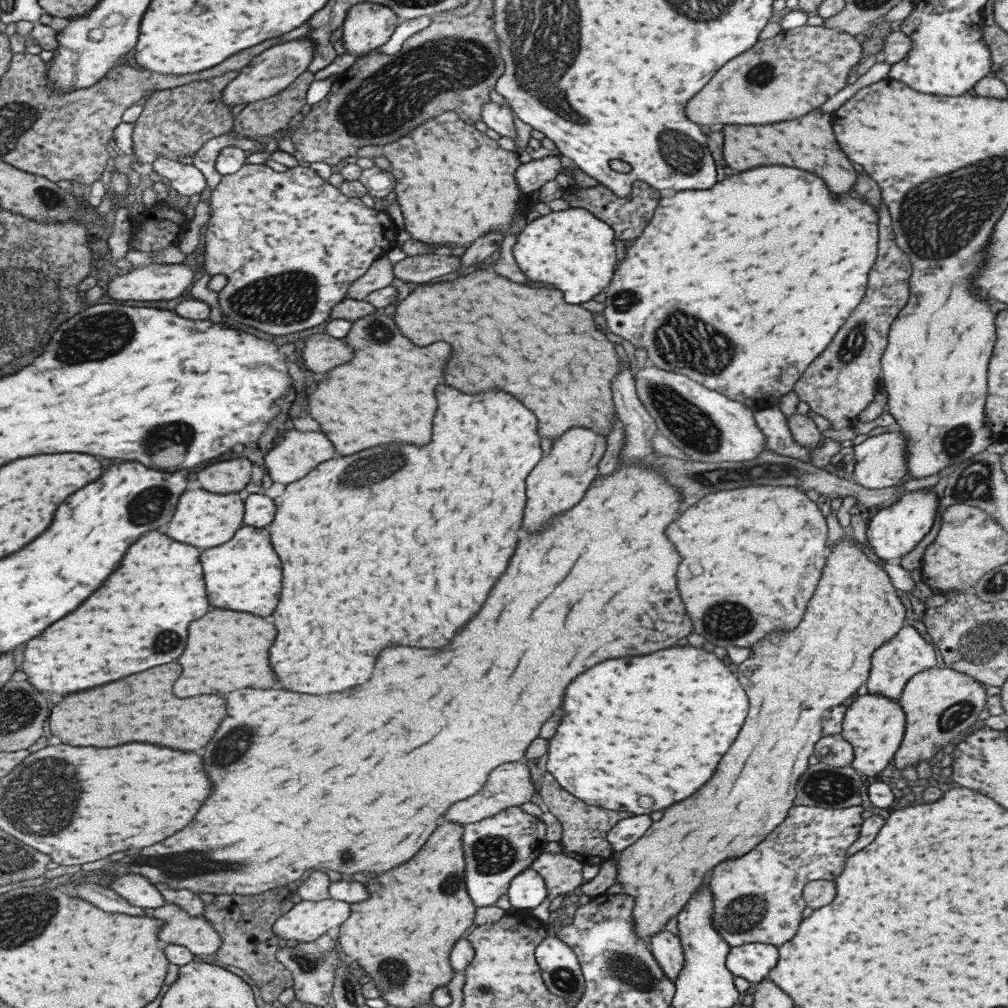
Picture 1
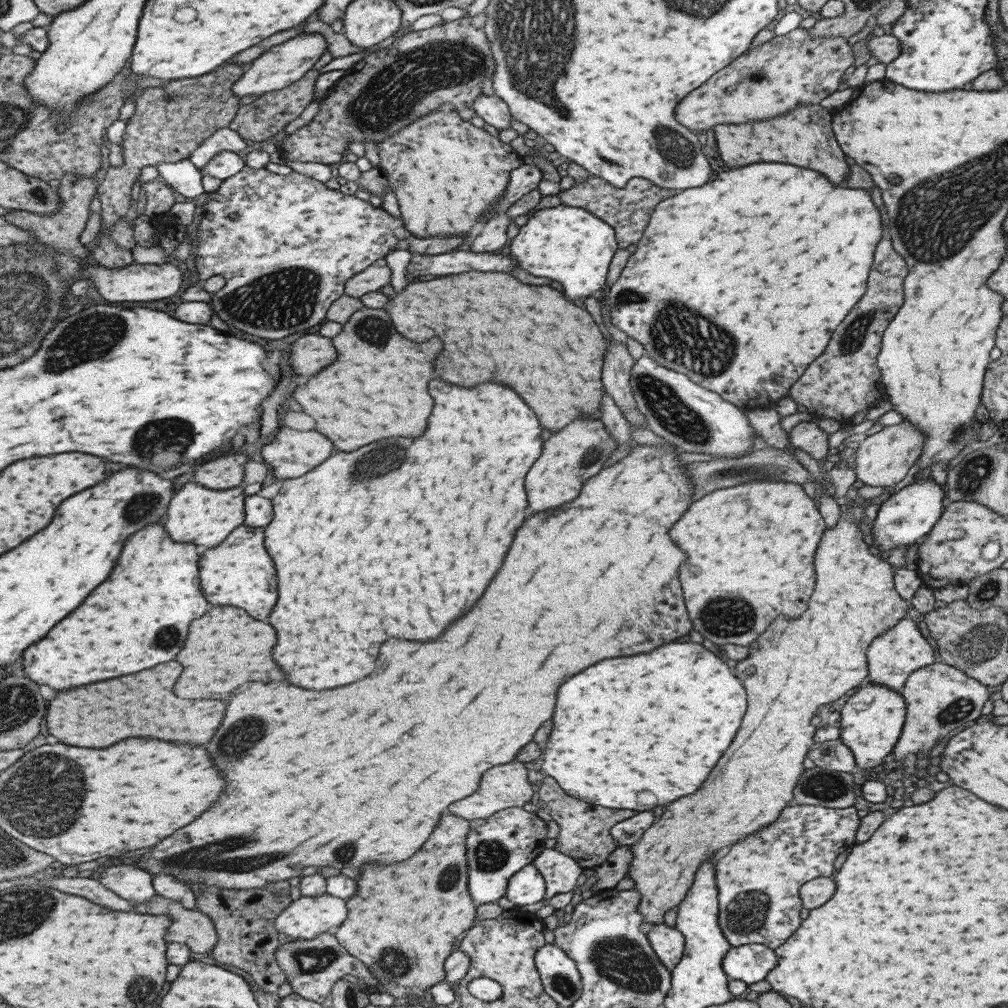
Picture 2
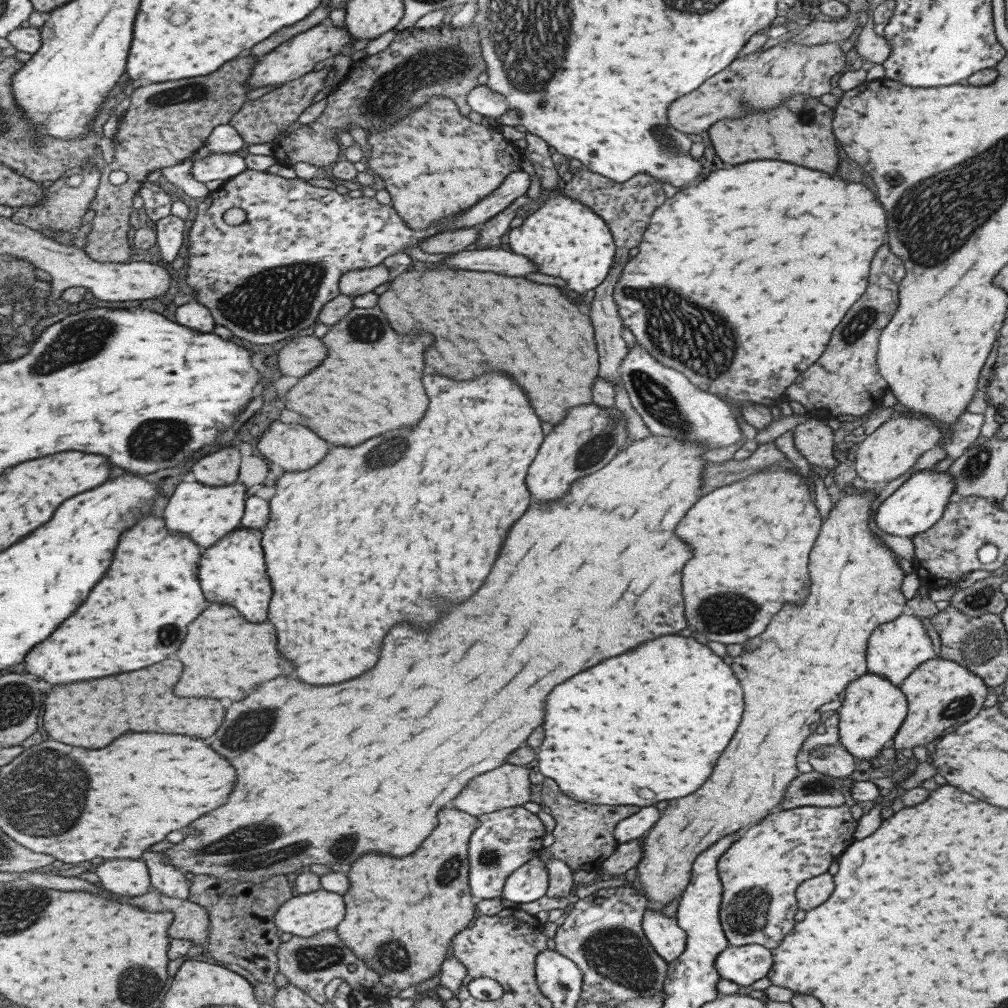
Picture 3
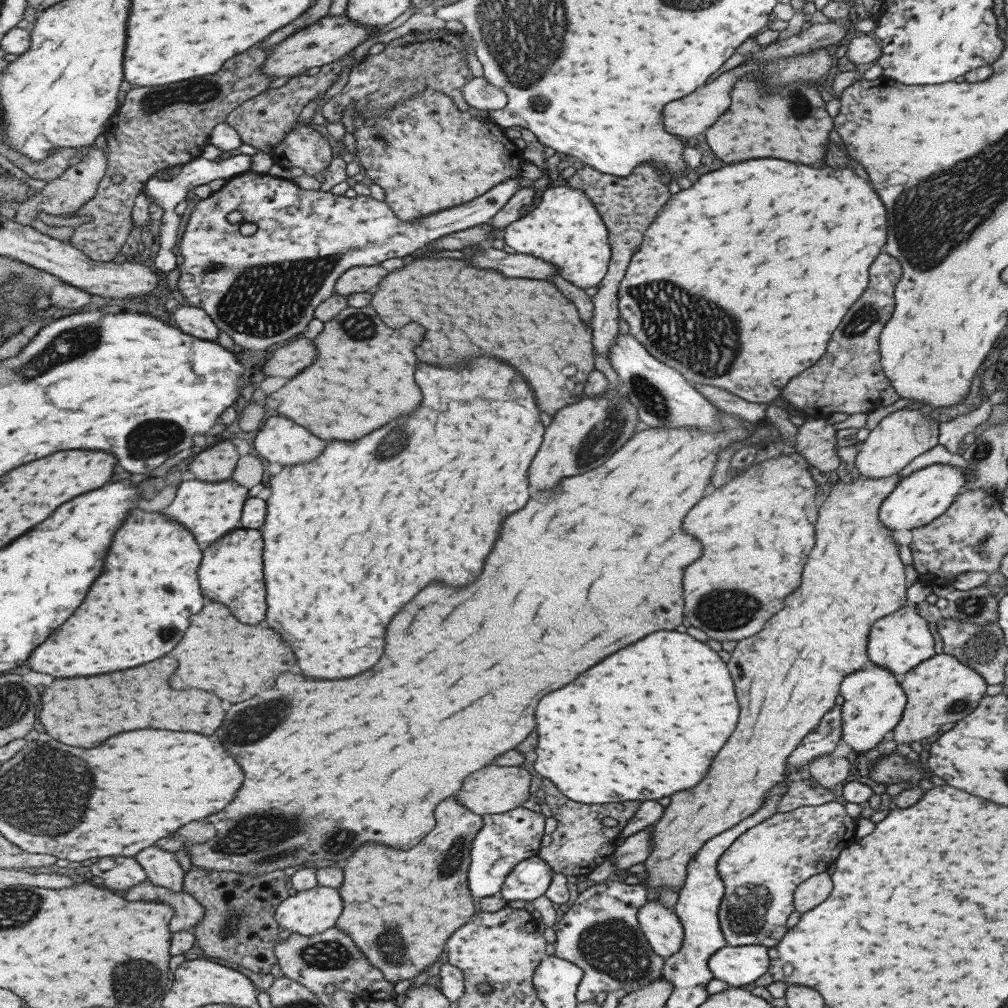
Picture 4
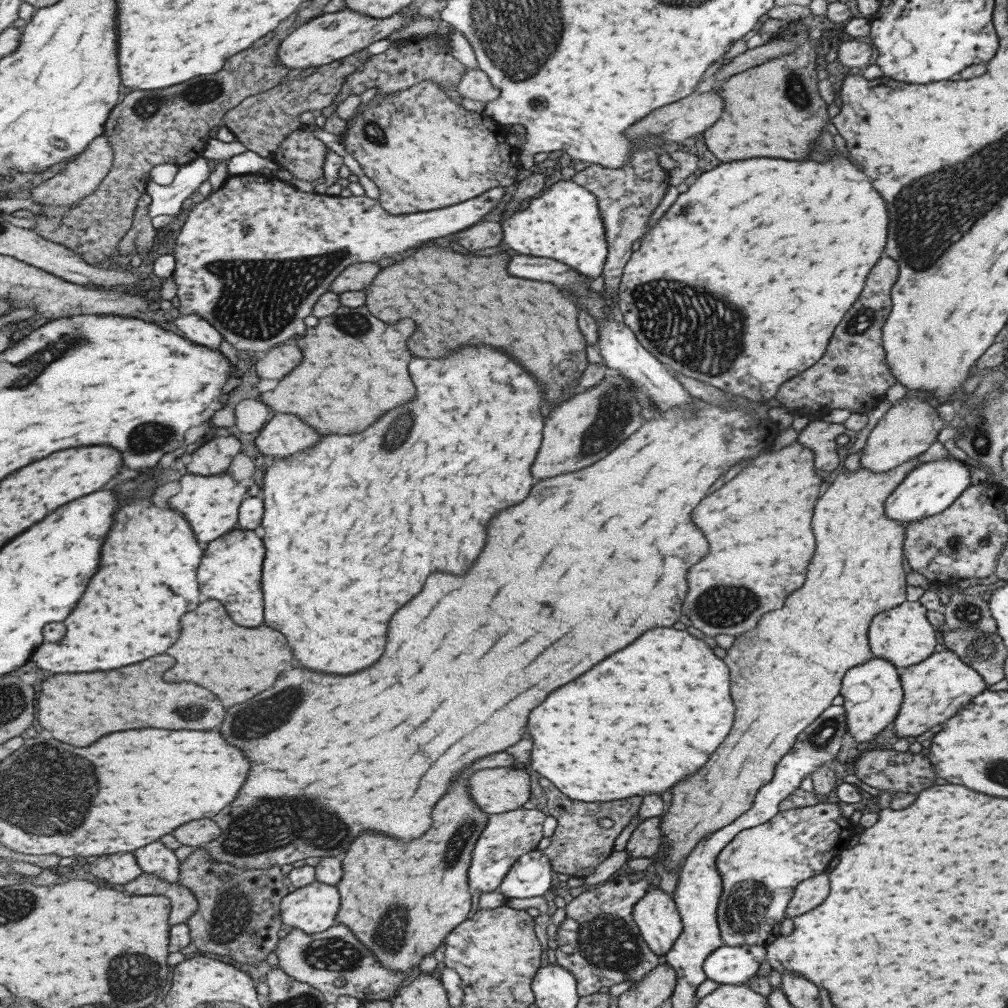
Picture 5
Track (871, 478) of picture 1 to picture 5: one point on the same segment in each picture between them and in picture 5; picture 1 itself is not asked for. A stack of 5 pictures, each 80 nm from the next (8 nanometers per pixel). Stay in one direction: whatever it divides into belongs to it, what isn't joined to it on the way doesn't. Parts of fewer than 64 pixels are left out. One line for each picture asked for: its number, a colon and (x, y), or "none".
2: (881, 459)
3: (886, 453)
4: (899, 437)
5: (910, 425)

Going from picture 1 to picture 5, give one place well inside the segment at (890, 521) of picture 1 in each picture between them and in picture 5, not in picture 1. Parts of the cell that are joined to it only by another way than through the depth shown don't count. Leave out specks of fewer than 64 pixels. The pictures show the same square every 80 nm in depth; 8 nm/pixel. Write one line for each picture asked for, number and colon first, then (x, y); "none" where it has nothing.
2: (904, 518)
3: (918, 503)
4: (922, 496)
5: (931, 487)

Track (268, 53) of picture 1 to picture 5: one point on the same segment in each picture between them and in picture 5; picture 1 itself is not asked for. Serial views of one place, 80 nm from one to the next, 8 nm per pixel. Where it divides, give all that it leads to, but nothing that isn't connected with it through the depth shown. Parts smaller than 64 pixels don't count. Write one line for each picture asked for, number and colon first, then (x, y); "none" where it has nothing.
2: (283, 64)
3: (290, 60)
4: (328, 39)
5: (328, 37)

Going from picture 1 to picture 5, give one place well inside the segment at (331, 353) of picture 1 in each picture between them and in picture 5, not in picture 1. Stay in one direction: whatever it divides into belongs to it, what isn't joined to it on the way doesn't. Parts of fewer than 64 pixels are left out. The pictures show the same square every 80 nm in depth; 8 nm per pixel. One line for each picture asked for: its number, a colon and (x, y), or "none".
2: (308, 353)
3: (296, 358)
4: (286, 361)
5: (281, 359)

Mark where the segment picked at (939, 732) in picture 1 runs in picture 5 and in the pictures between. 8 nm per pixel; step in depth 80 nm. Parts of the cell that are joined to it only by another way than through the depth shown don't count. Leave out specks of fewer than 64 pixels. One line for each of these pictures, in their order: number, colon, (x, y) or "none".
2: (940, 700)
3: (940, 694)
4: (940, 690)
5: (934, 689)

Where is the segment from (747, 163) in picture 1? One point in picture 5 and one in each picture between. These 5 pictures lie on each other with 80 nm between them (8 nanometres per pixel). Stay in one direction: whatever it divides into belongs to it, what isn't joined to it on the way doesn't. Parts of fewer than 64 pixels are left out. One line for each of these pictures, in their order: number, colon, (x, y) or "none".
2: (803, 137)
3: (799, 131)
4: (790, 123)
5: (774, 109)

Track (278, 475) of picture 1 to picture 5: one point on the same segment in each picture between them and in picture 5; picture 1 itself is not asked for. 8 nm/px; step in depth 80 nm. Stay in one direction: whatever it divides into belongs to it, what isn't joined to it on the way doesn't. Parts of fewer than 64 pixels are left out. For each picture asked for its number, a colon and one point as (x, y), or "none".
2: (290, 453)
3: (287, 447)
4: (281, 442)
5: (284, 435)

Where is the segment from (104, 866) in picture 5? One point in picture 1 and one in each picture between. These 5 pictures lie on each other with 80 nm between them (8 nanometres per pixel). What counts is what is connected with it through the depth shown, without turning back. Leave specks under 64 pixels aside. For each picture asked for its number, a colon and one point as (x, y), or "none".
1: (139, 890)
2: (134, 883)
3: (126, 878)
4: (119, 873)

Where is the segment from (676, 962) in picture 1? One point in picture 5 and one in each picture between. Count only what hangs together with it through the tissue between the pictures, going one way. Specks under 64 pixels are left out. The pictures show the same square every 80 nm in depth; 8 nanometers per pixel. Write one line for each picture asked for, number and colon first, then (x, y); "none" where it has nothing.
2: (667, 942)
3: (668, 940)
4: (660, 926)
5: (655, 915)

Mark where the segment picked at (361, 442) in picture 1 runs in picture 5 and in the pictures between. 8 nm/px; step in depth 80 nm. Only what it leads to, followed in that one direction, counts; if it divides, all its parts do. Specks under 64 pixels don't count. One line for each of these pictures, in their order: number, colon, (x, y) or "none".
2: (377, 387)
3: (351, 396)
4: (343, 395)
5: (334, 390)

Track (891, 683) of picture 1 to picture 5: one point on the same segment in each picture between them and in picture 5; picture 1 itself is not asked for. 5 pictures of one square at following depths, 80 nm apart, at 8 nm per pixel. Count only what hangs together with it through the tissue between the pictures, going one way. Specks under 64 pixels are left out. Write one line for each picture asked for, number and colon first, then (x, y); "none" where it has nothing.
2: (890, 657)
3: (894, 649)
4: (898, 642)
5: (902, 635)

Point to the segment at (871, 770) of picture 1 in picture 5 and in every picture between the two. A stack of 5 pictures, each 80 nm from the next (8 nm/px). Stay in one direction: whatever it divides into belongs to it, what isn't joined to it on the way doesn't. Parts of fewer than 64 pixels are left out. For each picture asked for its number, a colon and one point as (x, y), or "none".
2: (870, 720)
3: (872, 709)
4: (873, 702)
5: (871, 692)

